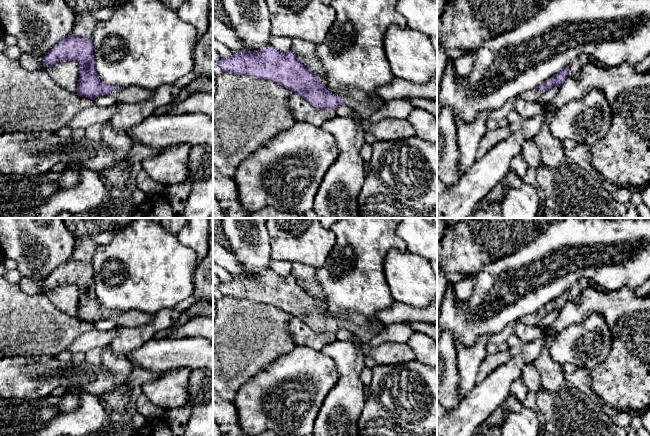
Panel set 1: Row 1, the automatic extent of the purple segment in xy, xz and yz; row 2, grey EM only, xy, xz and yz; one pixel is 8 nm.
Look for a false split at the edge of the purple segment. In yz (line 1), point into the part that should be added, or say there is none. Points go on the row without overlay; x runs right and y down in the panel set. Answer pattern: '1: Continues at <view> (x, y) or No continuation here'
1: Continues at yz (533, 319)

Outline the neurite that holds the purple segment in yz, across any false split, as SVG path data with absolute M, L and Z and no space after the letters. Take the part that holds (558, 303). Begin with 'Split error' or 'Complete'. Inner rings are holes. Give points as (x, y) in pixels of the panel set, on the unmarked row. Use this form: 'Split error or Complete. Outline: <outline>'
Split error. Outline: M565 291L560 296L550 301L544 307L542 307L538 312L526 315L522 317L520 321L529 326L538 326L542 318L546 316L548 313L554 310L560 311L566 304L568 297L569 291Z

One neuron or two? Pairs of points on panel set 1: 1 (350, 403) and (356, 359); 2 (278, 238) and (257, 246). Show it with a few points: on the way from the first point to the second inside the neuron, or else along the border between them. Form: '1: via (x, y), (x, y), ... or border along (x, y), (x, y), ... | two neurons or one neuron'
1: via (350, 392), (350, 370) | one neuron
2: border along (266, 228), (269, 234), (271, 258) | two neurons

